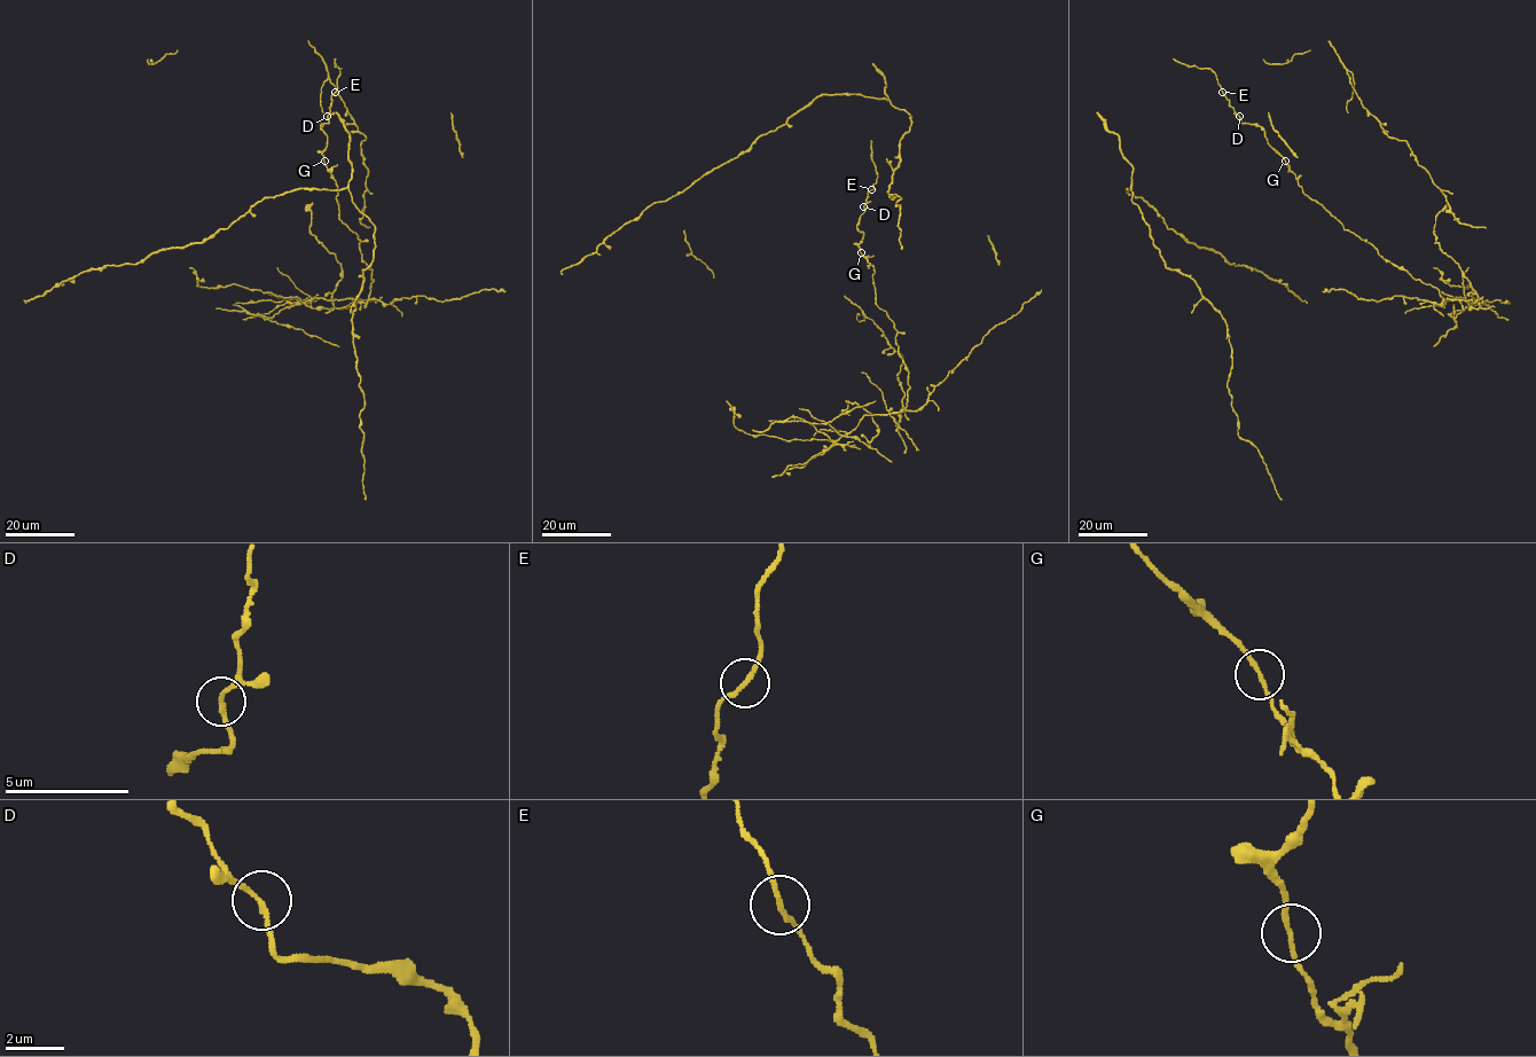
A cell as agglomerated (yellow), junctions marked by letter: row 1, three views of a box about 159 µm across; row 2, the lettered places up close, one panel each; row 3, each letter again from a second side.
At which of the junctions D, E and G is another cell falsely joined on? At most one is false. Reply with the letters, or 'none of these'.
G

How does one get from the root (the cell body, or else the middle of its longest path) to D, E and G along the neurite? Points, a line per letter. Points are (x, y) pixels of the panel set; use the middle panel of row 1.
D: (875, 288), (874, 266), (859, 245), (863, 232), (856, 226), (863, 206)
E: (875, 288), (874, 266), (859, 245), (863, 232), (856, 228), (871, 189)
G: (875, 288), (874, 266), (860, 252)

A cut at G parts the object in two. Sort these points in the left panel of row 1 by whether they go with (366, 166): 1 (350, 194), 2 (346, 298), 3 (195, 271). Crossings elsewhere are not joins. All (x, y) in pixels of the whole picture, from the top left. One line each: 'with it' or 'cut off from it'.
1: with it
2: cut off from it
3: cut off from it

